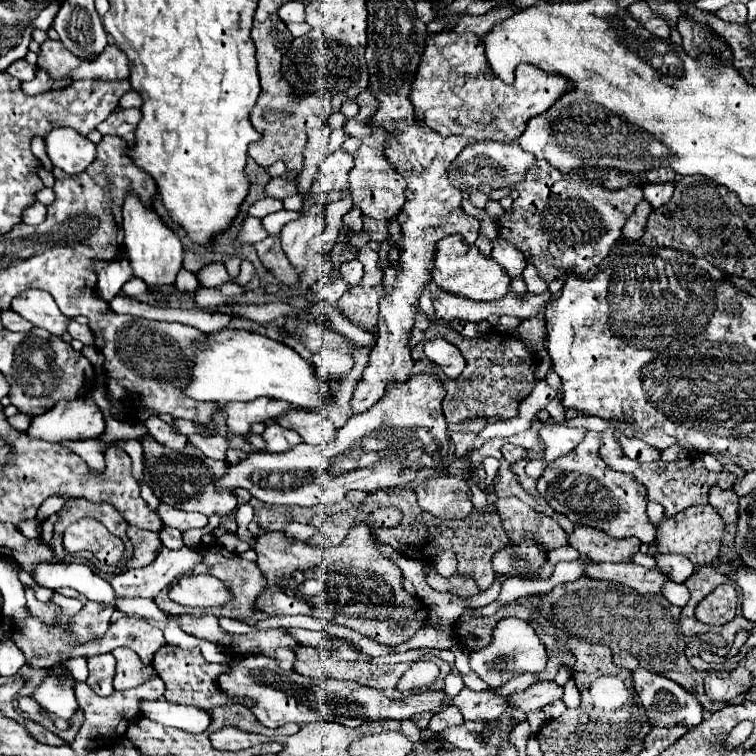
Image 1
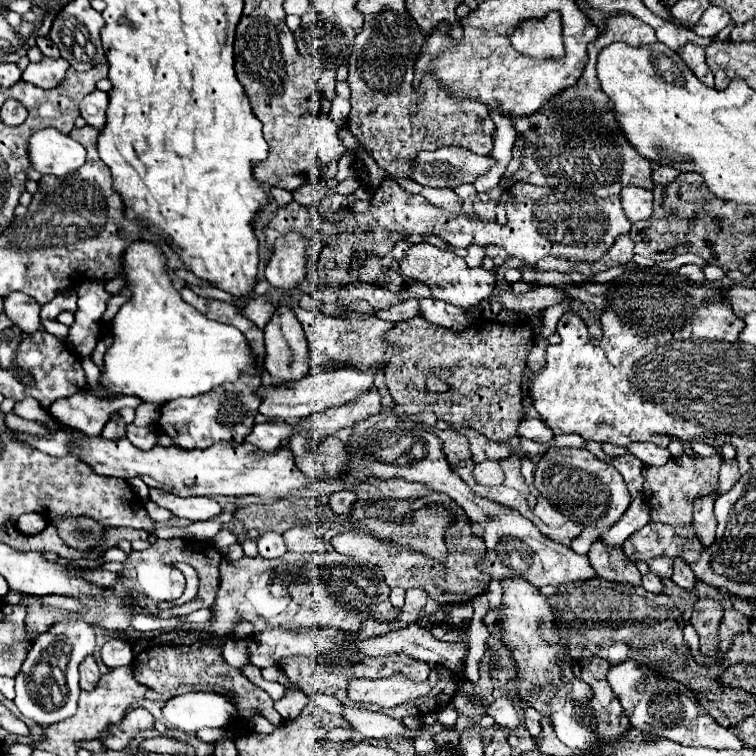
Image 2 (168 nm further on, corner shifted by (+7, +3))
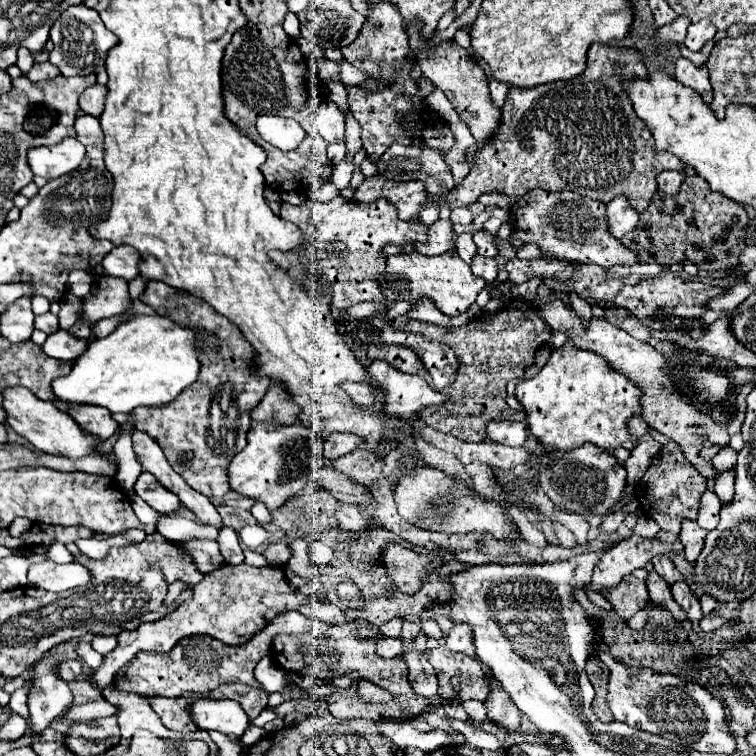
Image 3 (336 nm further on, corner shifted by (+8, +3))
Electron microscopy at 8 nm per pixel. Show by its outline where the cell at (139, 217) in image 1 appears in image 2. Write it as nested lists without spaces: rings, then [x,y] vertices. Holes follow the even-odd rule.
[[[134,242],[128,246],[122,256],[122,274],[120,278],[128,282],[126,286],[132,290],[132,298],[124,304],[112,320],[112,346],[104,354],[104,368],[98,378],[98,392],[104,398],[116,396],[136,396],[140,402],[148,404],[166,404],[168,400],[176,400],[180,396],[198,396],[210,392],[214,386],[224,382],[236,382],[242,372],[252,376],[260,376],[256,366],[256,356],[252,354],[244,334],[240,334],[234,326],[216,322],[206,318],[194,306],[182,300],[180,292],[174,290],[170,276],[166,274],[166,258],[164,254],[148,242]]]

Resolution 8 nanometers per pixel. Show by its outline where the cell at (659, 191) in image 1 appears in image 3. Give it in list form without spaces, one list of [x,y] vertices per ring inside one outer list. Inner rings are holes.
[[[617,196],[613,202],[609,202],[607,212],[609,212],[609,228],[615,238],[623,238],[631,228],[637,226],[641,218],[637,210],[631,210],[631,202],[623,196]]]

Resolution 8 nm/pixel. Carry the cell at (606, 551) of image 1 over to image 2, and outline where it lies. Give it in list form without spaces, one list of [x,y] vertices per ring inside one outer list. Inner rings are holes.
[[[596,540],[588,552],[588,558],[598,578],[618,584],[640,586],[642,574],[636,568],[636,564],[624,560],[622,548],[606,548],[600,540]]]

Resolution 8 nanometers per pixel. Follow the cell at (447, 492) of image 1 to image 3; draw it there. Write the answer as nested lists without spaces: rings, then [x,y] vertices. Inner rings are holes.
[[[355,450],[351,454],[345,454],[337,460],[333,460],[331,466],[337,468],[339,472],[347,474],[355,482],[359,482],[363,486],[371,486],[383,474],[385,458],[383,456],[379,458],[367,450]]]

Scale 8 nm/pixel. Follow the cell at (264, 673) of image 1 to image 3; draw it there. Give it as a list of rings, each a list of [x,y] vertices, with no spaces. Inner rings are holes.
[[[249,726],[247,730],[245,730],[245,734],[243,734],[243,738],[241,738],[241,742],[245,744],[245,746],[251,746],[251,744],[257,744],[263,736],[265,736],[267,732],[265,732],[265,728],[259,728],[259,726]]]

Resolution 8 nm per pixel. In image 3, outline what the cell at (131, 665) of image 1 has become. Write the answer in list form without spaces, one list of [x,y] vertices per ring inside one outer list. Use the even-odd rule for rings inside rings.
[[[95,636],[91,640],[91,646],[101,654],[107,656],[107,652],[111,652],[117,646],[117,638],[115,636]]]

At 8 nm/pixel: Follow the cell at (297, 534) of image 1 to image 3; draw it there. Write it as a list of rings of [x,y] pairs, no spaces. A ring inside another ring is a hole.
[[[269,544],[265,550],[263,550],[263,556],[267,560],[267,564],[271,566],[285,566],[287,560],[289,560],[289,546],[287,544]]]

